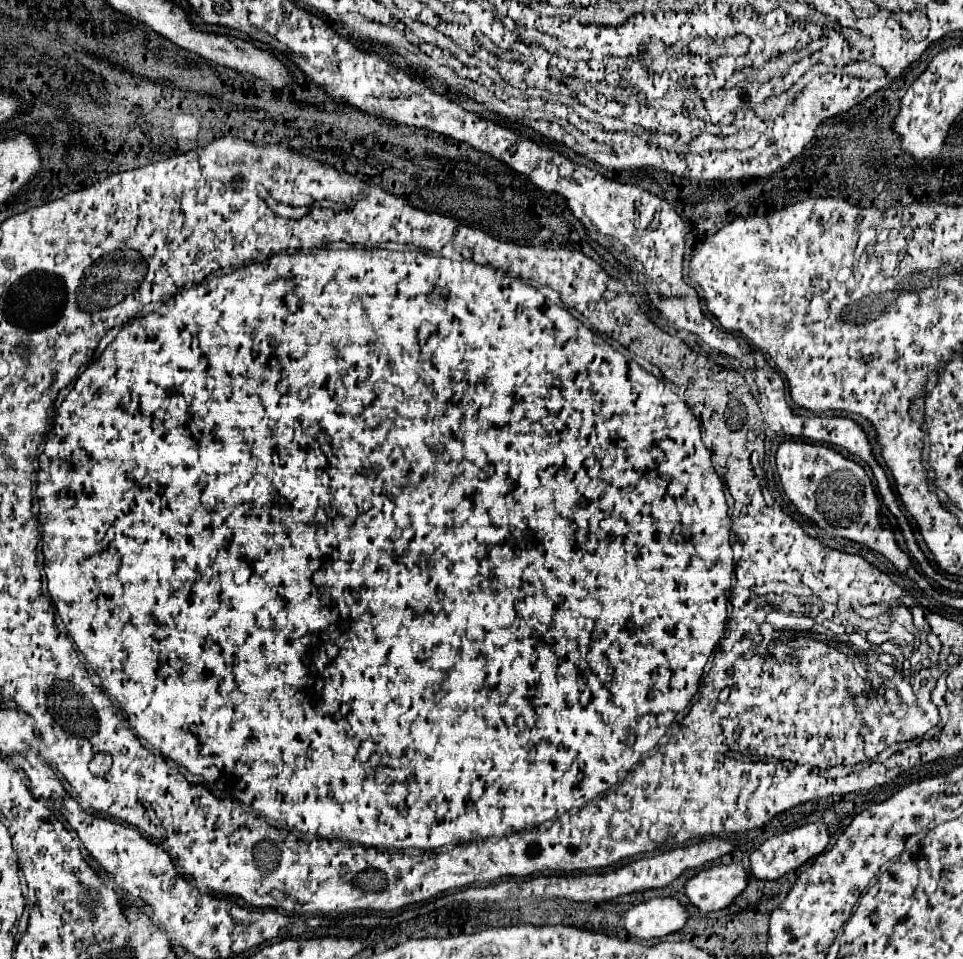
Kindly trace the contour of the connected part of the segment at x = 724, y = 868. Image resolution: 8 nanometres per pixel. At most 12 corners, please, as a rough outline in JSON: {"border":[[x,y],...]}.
{"border":[[743,865],[703,869],[685,895],[703,913],[727,909],[749,885]]}

